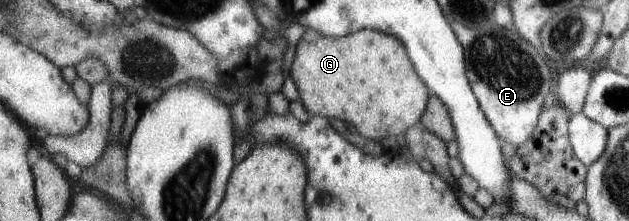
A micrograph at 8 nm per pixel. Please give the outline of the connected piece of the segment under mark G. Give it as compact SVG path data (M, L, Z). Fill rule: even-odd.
M306 29L296 44L294 61L290 67L289 74L295 82L300 99L306 103L306 107L308 107L310 111L314 111L314 113L318 113L318 115L324 115L324 117L336 117L336 119L342 119L342 121L350 121L350 123L354 123L354 125L358 127L358 131L360 131L364 137L379 142L381 139L386 140L387 138L394 138L396 135L400 135L400 133L406 134L410 128L416 124L420 124L422 116L425 115L426 108L429 104L431 91L428 89L425 81L422 81L422 78L418 75L417 69L414 67L406 46L398 37L385 31L361 29L356 33L342 36L340 39L330 39L330 37L324 37L324 35L317 31Z

